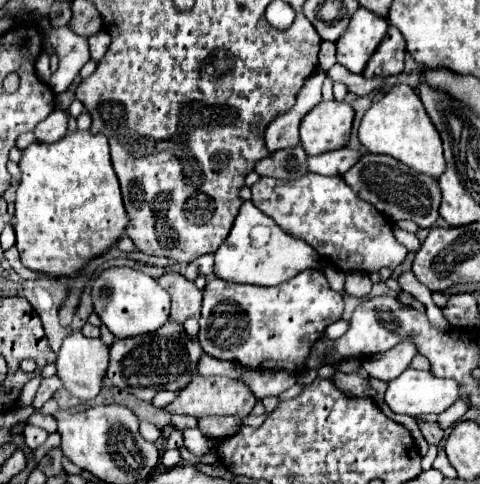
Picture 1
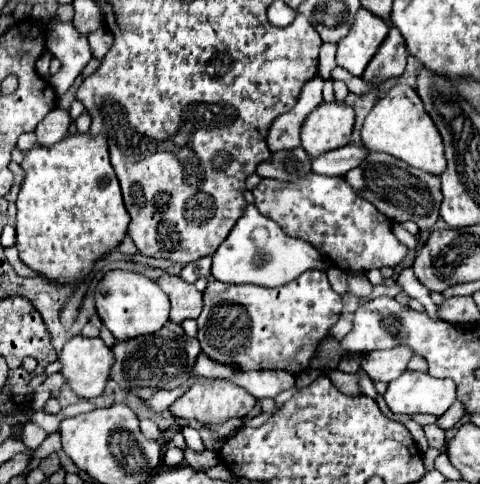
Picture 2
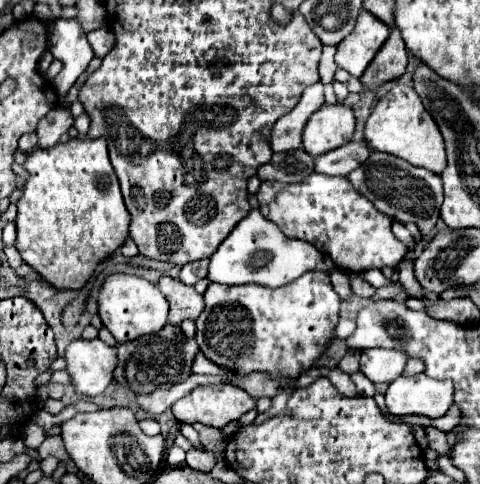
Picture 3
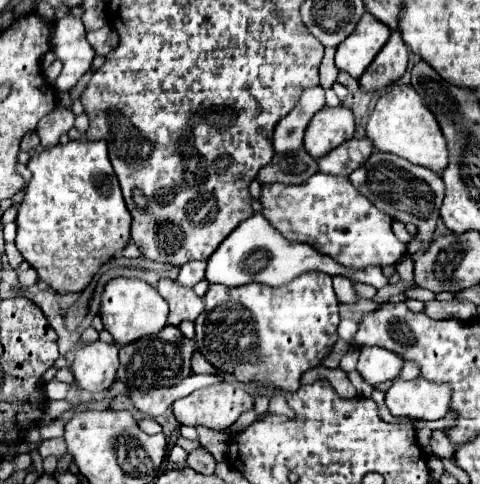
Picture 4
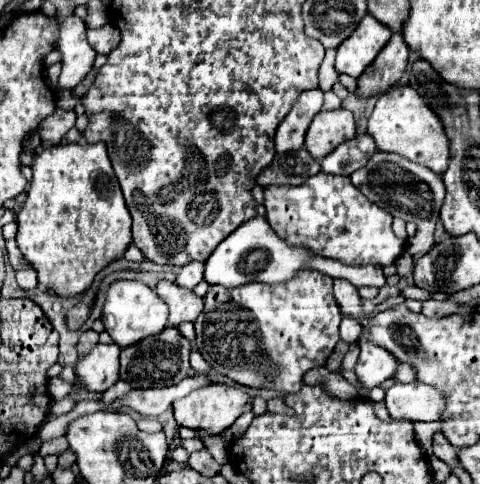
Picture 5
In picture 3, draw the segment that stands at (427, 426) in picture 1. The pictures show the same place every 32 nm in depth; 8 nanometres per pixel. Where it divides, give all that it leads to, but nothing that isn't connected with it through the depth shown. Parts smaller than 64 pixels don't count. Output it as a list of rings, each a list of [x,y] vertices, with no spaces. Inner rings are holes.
[[[426,428],[426,438],[432,450],[436,450],[438,454],[448,454],[450,452],[450,444],[446,442],[446,434],[438,428]]]

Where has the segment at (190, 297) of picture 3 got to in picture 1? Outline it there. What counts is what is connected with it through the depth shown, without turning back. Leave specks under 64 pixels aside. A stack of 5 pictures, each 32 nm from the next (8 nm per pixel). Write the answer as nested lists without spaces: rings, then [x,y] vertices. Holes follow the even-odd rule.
[[[166,272],[158,278],[160,286],[170,292],[172,296],[172,310],[170,320],[184,324],[188,318],[200,318],[200,306],[202,306],[202,292],[184,278],[182,274]]]

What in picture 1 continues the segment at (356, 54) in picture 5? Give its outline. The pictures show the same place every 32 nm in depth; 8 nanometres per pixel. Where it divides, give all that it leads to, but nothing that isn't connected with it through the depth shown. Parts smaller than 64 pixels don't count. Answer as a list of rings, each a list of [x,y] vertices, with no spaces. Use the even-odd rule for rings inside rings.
[[[358,8],[348,24],[348,32],[344,32],[344,36],[336,42],[338,64],[346,66],[350,72],[362,72],[386,30],[388,22],[382,16]]]

